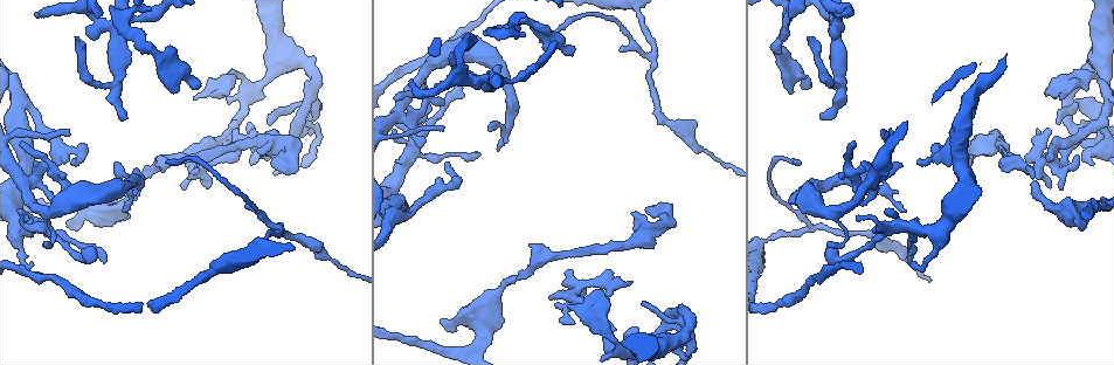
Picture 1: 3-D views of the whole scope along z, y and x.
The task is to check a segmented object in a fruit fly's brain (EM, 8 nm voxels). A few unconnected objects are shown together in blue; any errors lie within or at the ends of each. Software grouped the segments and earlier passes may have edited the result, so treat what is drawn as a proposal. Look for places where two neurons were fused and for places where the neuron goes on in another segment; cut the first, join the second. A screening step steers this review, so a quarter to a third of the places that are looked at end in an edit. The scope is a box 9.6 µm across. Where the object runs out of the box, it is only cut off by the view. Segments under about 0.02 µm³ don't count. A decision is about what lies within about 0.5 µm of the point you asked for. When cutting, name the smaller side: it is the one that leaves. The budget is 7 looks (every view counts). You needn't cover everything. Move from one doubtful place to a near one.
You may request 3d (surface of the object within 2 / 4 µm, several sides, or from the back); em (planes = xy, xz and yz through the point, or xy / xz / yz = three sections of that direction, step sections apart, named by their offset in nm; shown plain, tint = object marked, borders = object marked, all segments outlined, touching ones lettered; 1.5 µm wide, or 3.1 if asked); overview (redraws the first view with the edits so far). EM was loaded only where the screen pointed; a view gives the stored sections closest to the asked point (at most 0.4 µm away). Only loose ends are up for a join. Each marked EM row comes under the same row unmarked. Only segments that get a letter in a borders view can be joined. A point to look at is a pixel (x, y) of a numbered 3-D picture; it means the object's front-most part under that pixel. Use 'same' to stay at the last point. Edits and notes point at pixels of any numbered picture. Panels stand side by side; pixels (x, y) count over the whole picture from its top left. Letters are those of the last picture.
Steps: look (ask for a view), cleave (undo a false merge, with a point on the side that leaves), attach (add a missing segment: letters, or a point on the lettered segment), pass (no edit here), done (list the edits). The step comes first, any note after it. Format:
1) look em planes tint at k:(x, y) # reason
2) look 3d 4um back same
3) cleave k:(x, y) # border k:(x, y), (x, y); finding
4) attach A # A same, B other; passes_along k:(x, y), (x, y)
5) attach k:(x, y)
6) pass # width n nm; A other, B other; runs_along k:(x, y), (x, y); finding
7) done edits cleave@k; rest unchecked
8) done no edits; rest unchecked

look em planes borders at 1:(201, 83) # an open end

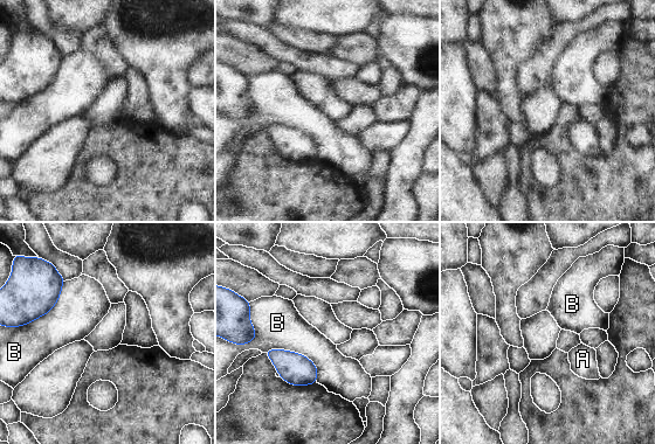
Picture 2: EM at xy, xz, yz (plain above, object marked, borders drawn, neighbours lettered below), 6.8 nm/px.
pass # A other, B other; border 2:(263, 352), (302, 353), (317, 381); none of them fits

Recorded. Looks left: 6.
look em planes borders at 1:(766, 241) # thick turns thin

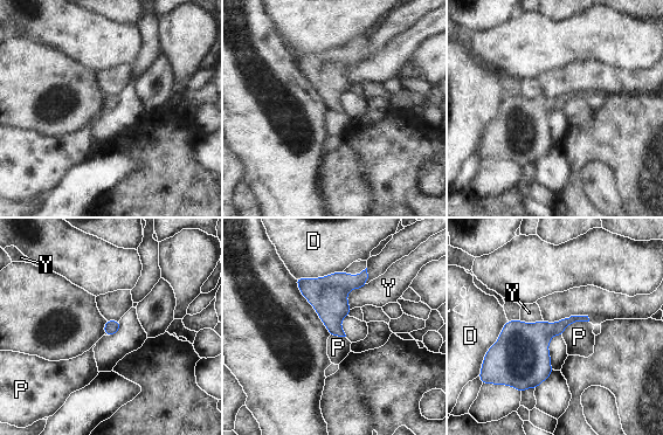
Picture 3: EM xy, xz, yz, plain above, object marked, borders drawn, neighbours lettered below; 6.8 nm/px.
pass # width 100 nm; D other, P other, Y other; border 3:(588, 320), (571, 323), (561, 335); continuous, no second neuron

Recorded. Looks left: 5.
look 3d 4um at 1:(498, 149) # branch stops here

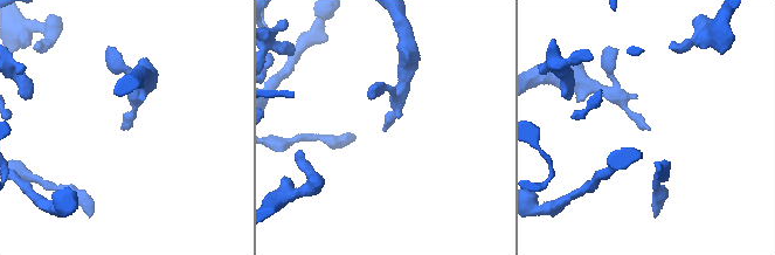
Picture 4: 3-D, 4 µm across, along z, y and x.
look em planes tint at 4:(386, 129) # shape alone is not enough

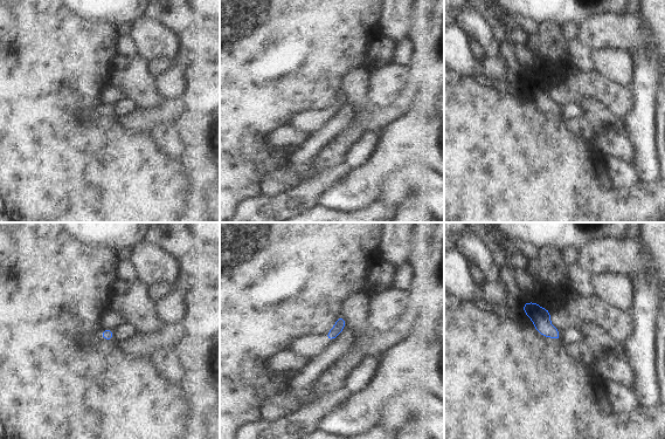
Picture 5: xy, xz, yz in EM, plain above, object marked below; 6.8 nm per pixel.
look em planes borders same # see the neighbours

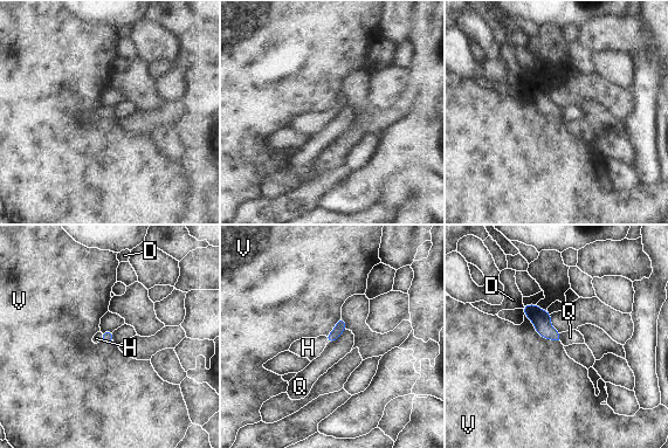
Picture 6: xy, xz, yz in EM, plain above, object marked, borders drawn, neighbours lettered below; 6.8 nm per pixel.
attach H # D other, H same, Q other, V other; the neuron continues

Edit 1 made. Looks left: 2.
done edits attach@6; rest unchecked

